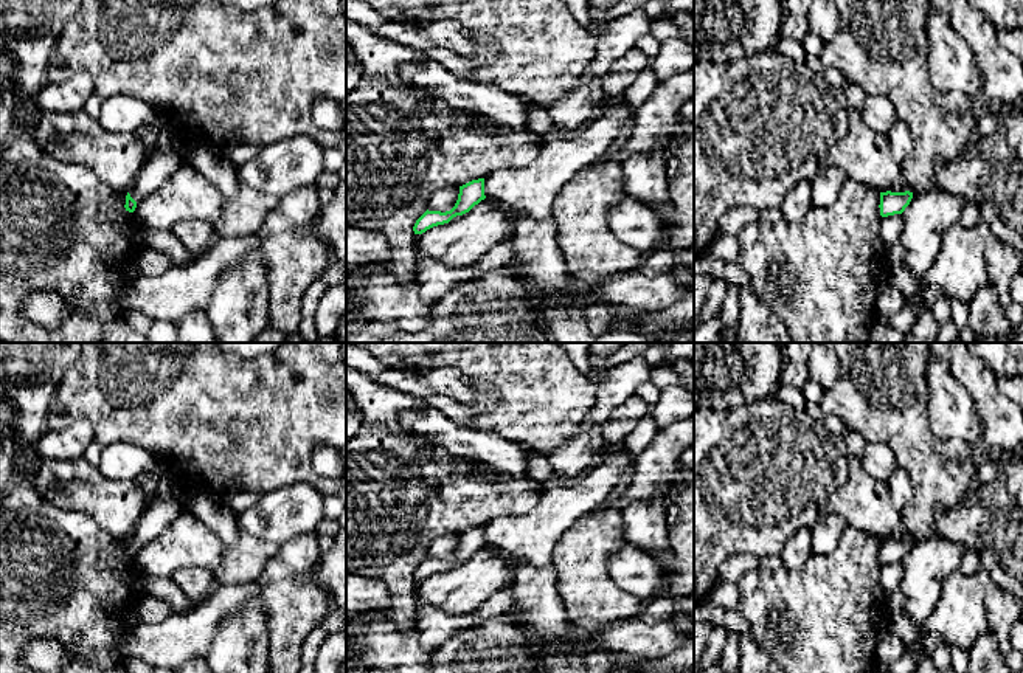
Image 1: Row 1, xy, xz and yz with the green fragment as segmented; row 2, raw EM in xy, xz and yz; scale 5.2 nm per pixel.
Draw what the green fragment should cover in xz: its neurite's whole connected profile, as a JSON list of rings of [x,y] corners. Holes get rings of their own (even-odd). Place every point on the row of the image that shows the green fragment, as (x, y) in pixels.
[[[484,178],[472,180],[459,186],[459,194],[455,206],[450,211],[425,211],[414,223],[414,234],[422,234],[427,230],[449,223],[453,217],[469,212],[475,205],[484,200]]]

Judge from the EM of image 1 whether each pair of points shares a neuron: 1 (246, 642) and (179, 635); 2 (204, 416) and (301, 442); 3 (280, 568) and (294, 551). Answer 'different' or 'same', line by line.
1: different
2: same
3: same

